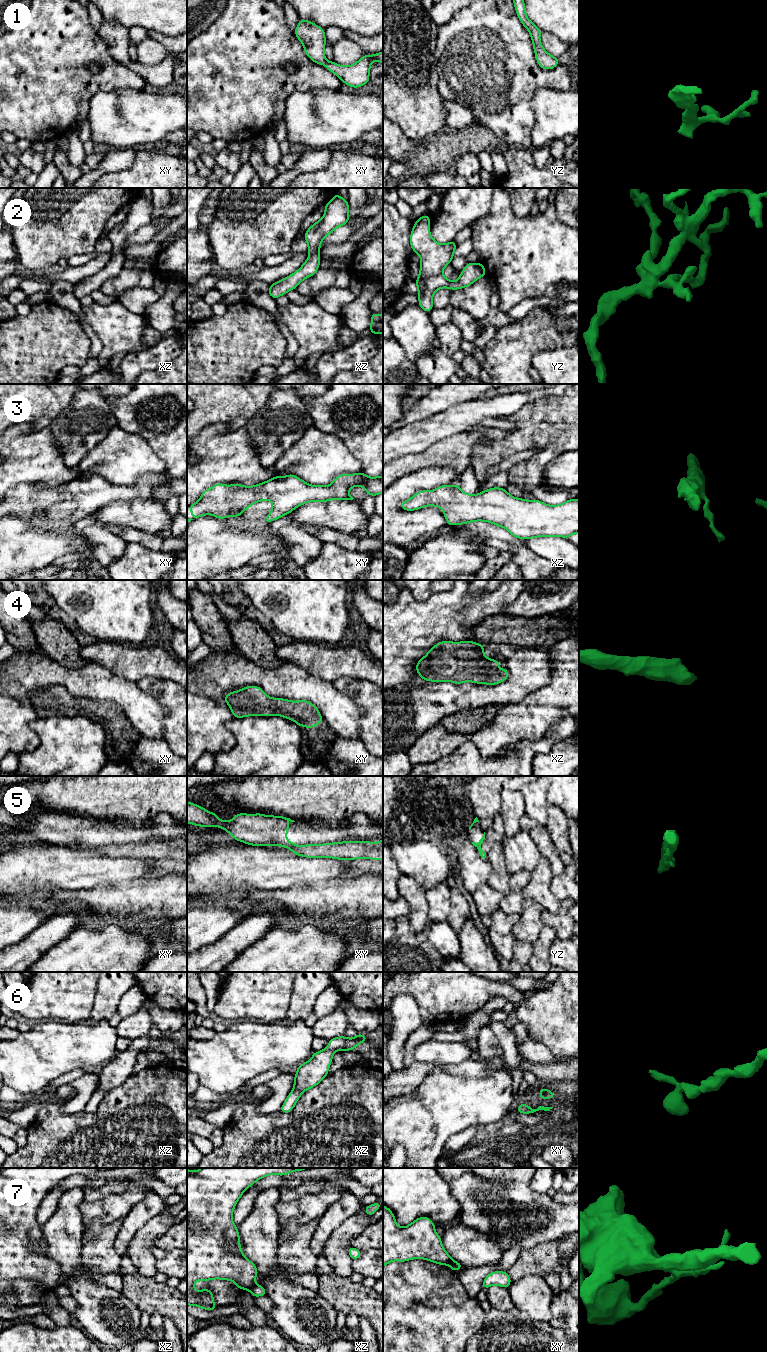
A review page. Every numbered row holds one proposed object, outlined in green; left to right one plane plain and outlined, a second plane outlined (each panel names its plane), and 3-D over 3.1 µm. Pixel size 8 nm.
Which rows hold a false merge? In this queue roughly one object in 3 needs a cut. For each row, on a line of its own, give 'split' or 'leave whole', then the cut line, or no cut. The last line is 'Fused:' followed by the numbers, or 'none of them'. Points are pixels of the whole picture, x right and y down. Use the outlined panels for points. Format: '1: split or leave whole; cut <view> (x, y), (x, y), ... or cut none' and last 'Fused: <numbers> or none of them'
1: leave whole; cut none
2: leave whole; cut none
3: leave whole; cut none
4: leave whole; cut none
5: split; cut xy (296, 845), (290, 849)
6: leave whole; cut none
7: split; cut xz (255, 1284), (249, 1290)
Fused: 5, 7

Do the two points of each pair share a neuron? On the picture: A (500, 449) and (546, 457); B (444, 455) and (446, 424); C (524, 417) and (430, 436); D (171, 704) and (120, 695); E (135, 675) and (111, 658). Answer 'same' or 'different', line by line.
A: same
B: different
C: different
D: different
E: same

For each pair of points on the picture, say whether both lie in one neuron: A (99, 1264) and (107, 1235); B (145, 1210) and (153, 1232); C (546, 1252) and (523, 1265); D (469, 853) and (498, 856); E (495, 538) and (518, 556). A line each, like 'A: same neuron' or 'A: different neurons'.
A: same neuron
B: different neurons
C: same neuron
D: different neurons
E: same neuron

